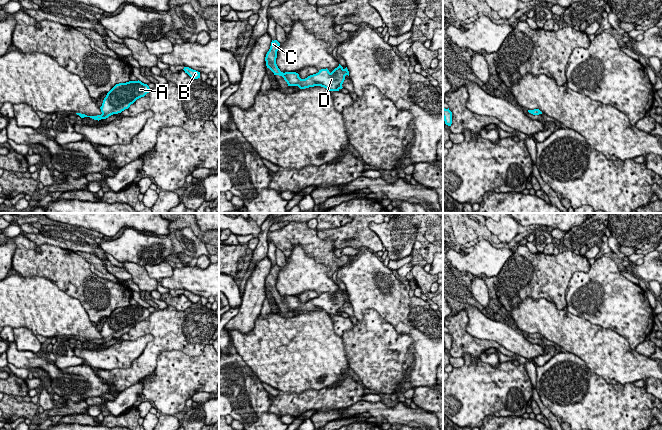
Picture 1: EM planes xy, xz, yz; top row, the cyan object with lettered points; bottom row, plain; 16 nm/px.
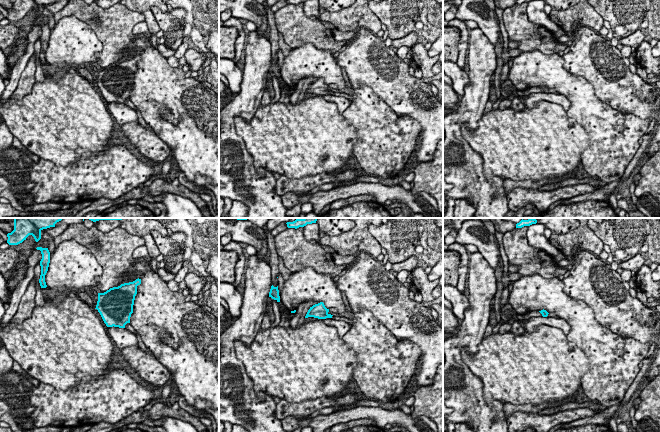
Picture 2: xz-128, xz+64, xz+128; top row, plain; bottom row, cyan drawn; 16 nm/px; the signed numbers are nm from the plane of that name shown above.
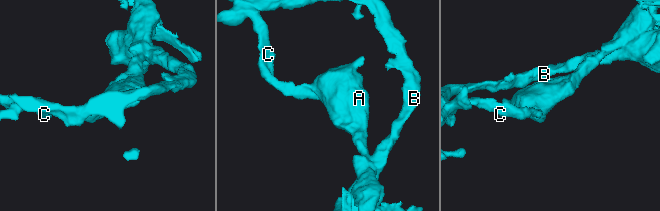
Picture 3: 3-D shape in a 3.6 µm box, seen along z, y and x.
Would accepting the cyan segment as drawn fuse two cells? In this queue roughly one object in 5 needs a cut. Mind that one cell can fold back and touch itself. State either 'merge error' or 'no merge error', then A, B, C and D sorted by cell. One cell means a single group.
no merge error; A B C D

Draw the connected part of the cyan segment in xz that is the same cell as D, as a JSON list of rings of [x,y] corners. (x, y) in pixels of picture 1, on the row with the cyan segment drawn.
[[[272,40],[270,49],[265,57],[266,66],[274,75],[282,76],[288,86],[298,86],[300,89],[321,86],[329,91],[339,91],[343,88],[342,84],[345,80],[345,76],[349,76],[349,71],[347,67],[344,69],[340,64],[331,73],[327,68],[321,69],[318,73],[310,75],[305,79],[301,79],[296,72],[281,72],[276,64],[279,46],[280,43],[277,40]]]

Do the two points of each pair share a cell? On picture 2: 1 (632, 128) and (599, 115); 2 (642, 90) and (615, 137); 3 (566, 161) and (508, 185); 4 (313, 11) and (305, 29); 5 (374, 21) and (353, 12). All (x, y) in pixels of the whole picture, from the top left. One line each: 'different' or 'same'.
1: same
2: different
3: different
4: different
5: same

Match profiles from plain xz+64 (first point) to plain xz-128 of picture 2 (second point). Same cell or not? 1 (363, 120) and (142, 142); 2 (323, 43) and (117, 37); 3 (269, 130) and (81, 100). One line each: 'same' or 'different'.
1: same
2: same
3: same

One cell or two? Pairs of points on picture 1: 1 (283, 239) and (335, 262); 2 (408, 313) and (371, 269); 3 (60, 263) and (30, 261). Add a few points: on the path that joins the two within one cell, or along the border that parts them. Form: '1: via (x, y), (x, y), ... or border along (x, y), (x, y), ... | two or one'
1: via (296, 239), (308, 239), (322, 251) | one
2: via (397, 302), (375, 280) | one
3: via (53, 263), (37, 263) | one

